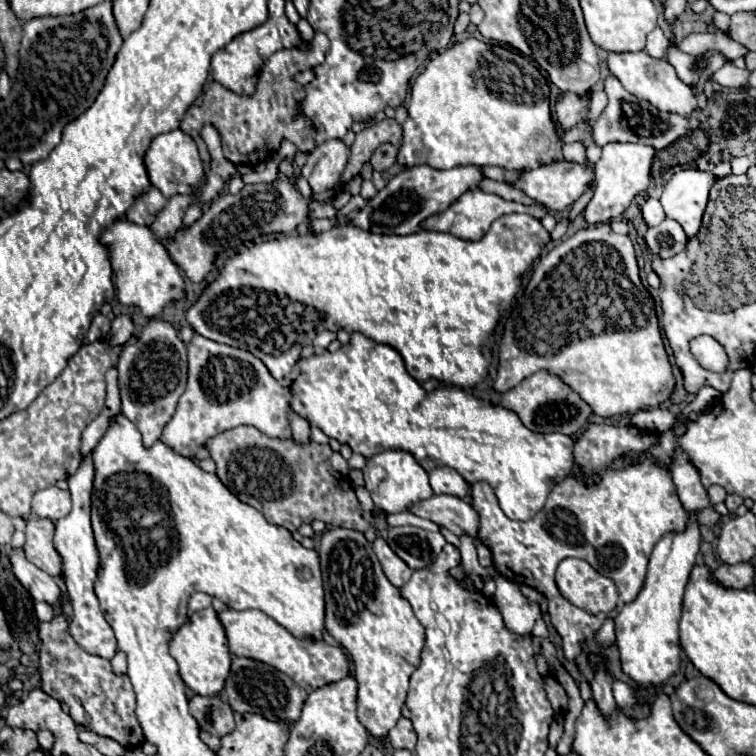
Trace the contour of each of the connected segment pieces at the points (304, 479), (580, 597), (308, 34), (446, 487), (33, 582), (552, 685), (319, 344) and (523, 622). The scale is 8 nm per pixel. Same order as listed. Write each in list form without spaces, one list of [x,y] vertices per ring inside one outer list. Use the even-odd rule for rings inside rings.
[[[242,425],[242,427],[222,431],[216,437],[208,439],[206,449],[210,457],[216,461],[216,475],[220,477],[220,481],[240,501],[256,507],[272,525],[282,525],[292,533],[302,523],[312,523],[316,519],[324,521],[326,525],[346,527],[346,529],[356,529],[356,531],[366,531],[370,527],[370,521],[366,513],[362,511],[360,501],[354,495],[350,479],[330,467],[330,457],[332,457],[330,445],[320,445],[320,443],[314,443],[312,439],[308,443],[296,443],[292,437],[276,439],[276,437],[268,437],[260,433],[256,427]]]
[[[564,559],[556,571],[558,589],[578,607],[608,613],[616,605],[616,589],[610,579],[598,575],[586,561]]]
[[[300,19],[300,23],[296,25],[298,27],[298,33],[300,33],[300,41],[302,41],[302,47],[308,47],[312,37],[314,37],[314,29],[308,25],[306,19]]]
[[[450,467],[434,469],[430,473],[430,487],[436,495],[454,495],[460,499],[470,493],[470,485],[464,481],[464,477]]]
[[[14,549],[10,555],[10,561],[12,561],[14,575],[30,591],[30,595],[36,601],[44,601],[54,609],[62,609],[62,591],[48,573],[40,571],[36,565],[28,563],[22,549]]]
[[[548,677],[544,681],[544,691],[546,691],[554,711],[568,711],[568,695],[566,695],[562,685],[554,677]]]
[[[324,330],[320,332],[314,339],[312,345],[315,349],[315,354],[323,353],[329,346],[329,344],[336,340],[337,336],[335,332]]]
[[[506,577],[496,579],[494,605],[498,607],[498,611],[504,619],[504,627],[510,633],[520,633],[520,635],[530,633],[530,629],[540,613],[540,605],[530,603],[518,591],[518,587],[512,581],[508,581]]]

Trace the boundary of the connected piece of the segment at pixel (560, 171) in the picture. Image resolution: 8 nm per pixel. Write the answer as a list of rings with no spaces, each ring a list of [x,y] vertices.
[[[560,159],[552,165],[542,165],[540,169],[522,171],[520,177],[512,183],[512,187],[524,191],[530,199],[534,199],[536,203],[540,203],[542,207],[546,207],[550,211],[564,211],[564,209],[572,207],[574,201],[586,191],[588,185],[594,185],[594,171],[588,169],[586,165],[568,163],[564,159]]]

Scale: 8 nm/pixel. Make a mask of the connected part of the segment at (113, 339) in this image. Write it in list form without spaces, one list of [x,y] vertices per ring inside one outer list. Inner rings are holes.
[[[118,315],[118,317],[112,321],[110,343],[112,343],[112,345],[124,345],[132,333],[134,333],[132,317],[130,317],[130,315]]]

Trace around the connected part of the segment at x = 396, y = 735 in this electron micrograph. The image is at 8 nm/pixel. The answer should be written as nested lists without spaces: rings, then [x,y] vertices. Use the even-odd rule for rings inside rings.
[[[400,719],[388,733],[388,741],[394,749],[414,749],[416,745],[416,731],[412,729],[412,721],[410,719]]]

